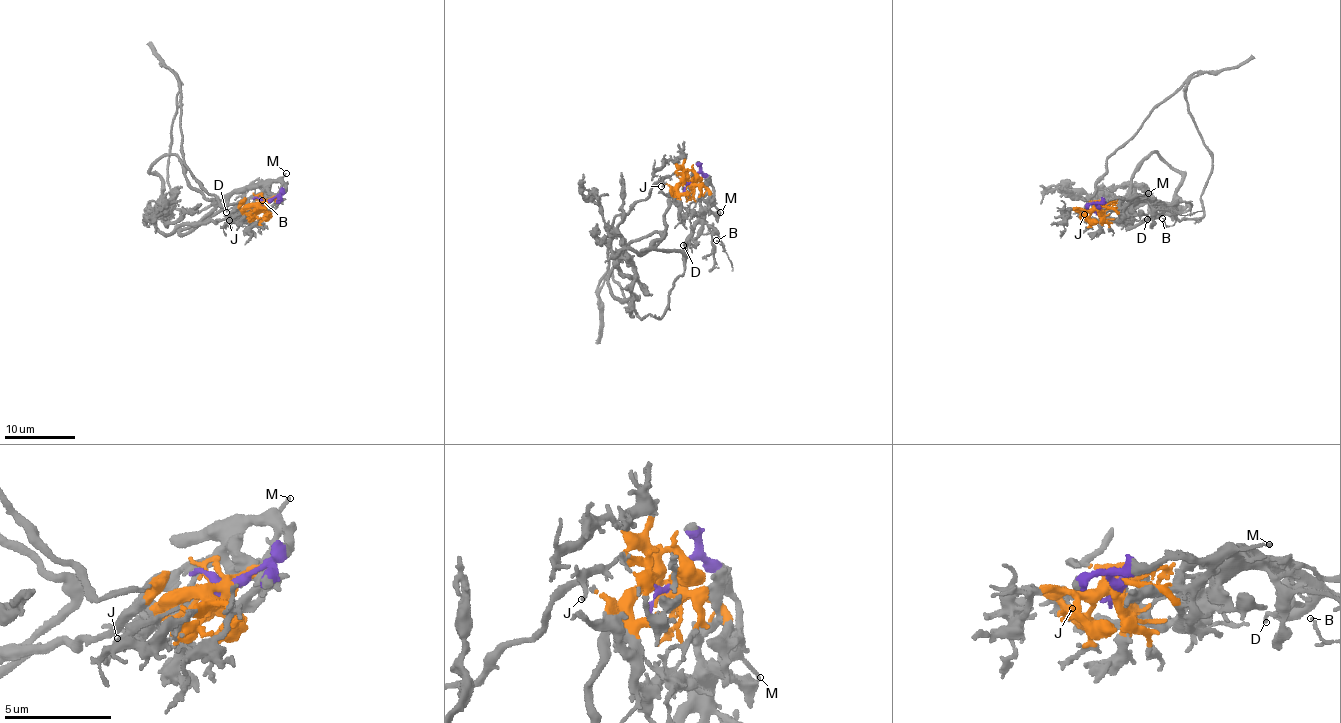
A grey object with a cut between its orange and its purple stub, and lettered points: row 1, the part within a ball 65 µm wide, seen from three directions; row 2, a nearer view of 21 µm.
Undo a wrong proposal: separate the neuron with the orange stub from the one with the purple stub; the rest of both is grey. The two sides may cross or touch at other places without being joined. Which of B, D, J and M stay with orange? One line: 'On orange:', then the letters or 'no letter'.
On orange: J

